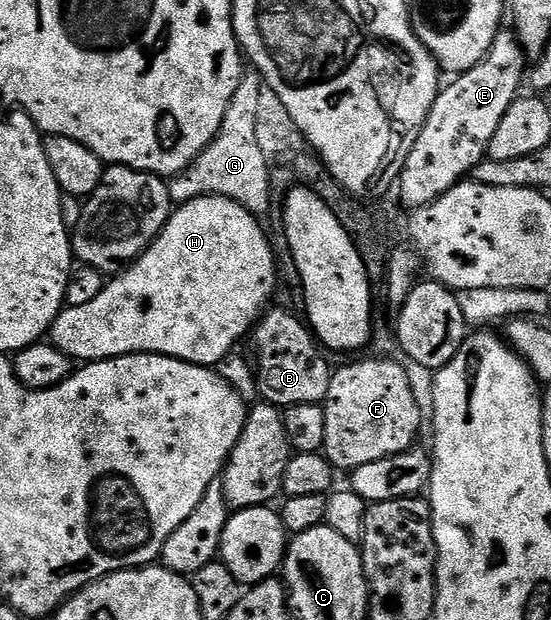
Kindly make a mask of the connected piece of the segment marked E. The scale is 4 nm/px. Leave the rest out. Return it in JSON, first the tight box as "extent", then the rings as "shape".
{"extent":[396,29,528,211],"shape":[[[513,29],[499,30],[488,56],[476,68],[457,75],[439,89],[428,112],[408,160],[404,160],[402,174],[396,183],[396,194],[411,211],[432,204],[444,192],[463,181],[487,157],[492,136],[500,128],[500,120],[508,108],[520,97],[528,59]]]}

